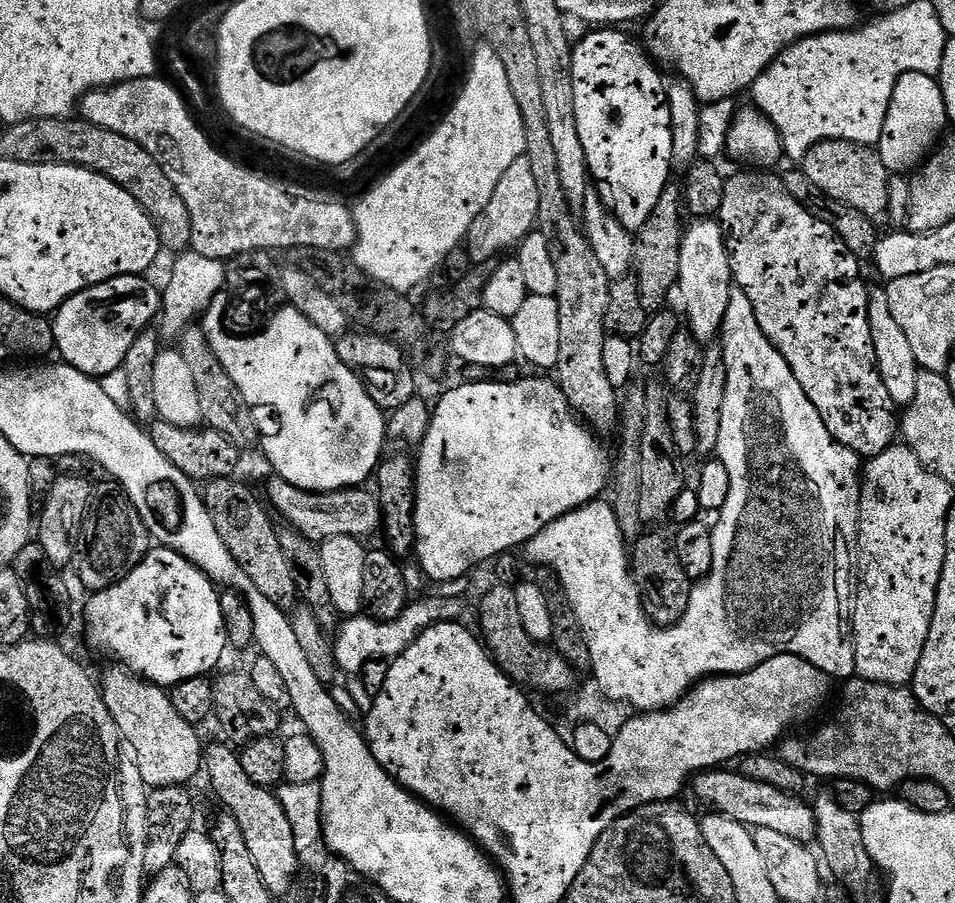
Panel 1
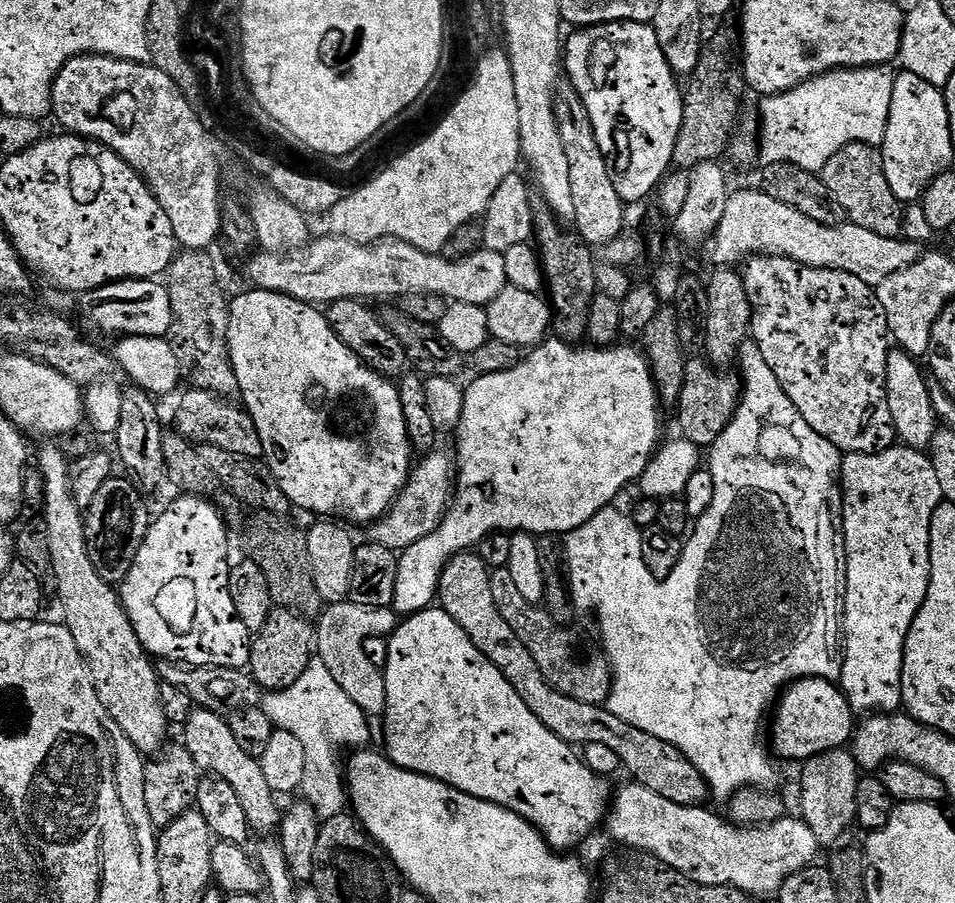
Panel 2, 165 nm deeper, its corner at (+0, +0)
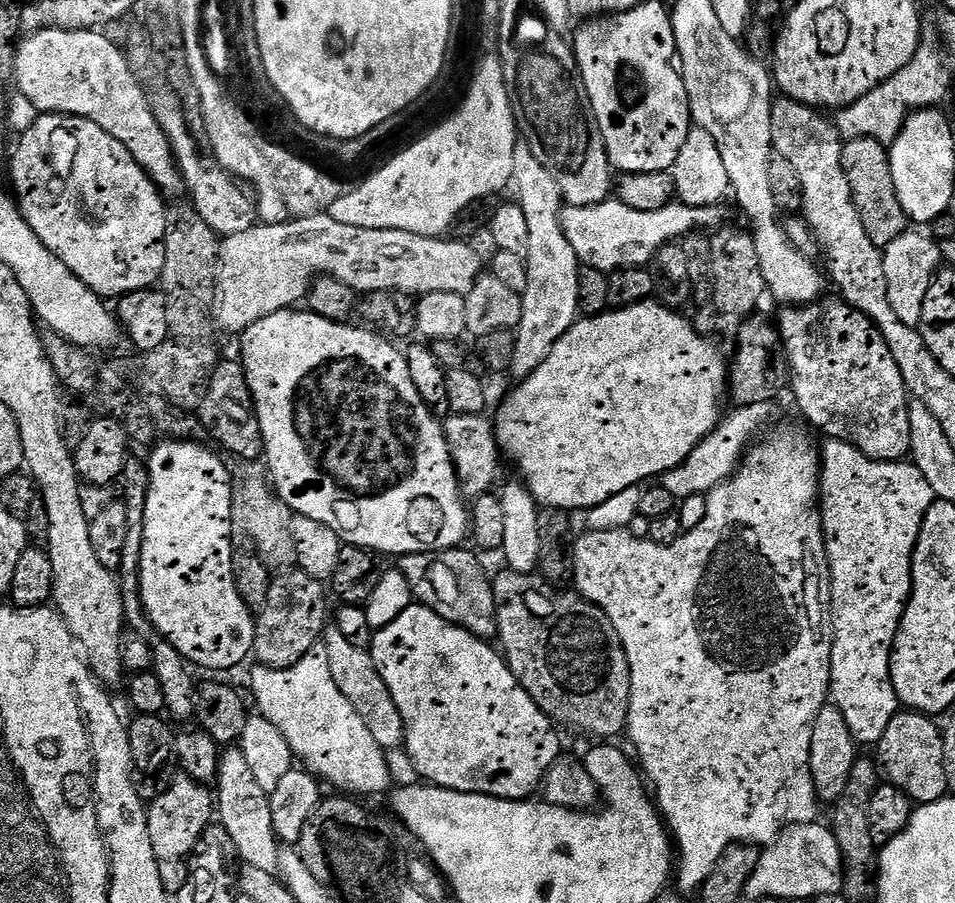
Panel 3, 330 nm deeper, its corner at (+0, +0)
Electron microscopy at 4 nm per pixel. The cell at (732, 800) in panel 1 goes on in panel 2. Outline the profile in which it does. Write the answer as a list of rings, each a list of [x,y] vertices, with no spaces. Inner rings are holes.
[[[471,551],[462,552],[442,570],[438,589],[438,604],[443,608],[462,630],[466,630],[466,638],[482,650],[485,658],[498,670],[502,670],[502,678],[514,686],[514,694],[526,702],[530,714],[550,730],[562,742],[573,746],[610,746],[614,754],[618,754],[620,767],[629,772],[635,783],[646,786],[646,790],[654,790],[661,798],[670,798],[670,802],[679,804],[705,803],[710,796],[708,784],[702,774],[690,763],[670,742],[662,742],[662,738],[654,738],[654,734],[646,734],[646,730],[638,730],[638,726],[630,726],[630,722],[622,722],[618,714],[610,714],[607,706],[578,702],[578,698],[570,698],[542,678],[542,670],[538,670],[538,662],[530,658],[530,650],[522,646],[522,638],[514,634],[510,622],[498,614],[498,606],[494,602],[494,594],[490,594],[490,569],[482,562],[482,558]]]

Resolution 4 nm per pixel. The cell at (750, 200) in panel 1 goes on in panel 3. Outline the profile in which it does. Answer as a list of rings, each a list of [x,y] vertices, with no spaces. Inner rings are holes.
[[[839,298],[821,299],[815,304],[784,306],[779,310],[778,331],[788,355],[790,369],[790,392],[796,395],[800,412],[825,437],[841,440],[866,454],[869,460],[903,461],[911,453],[910,416],[908,405],[910,393],[904,384],[902,370],[894,362],[894,354],[886,346],[886,340],[858,310],[854,310]]]

